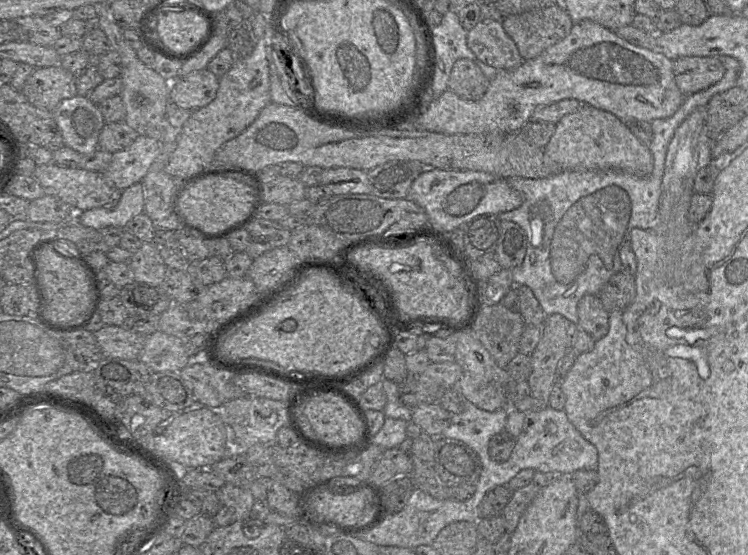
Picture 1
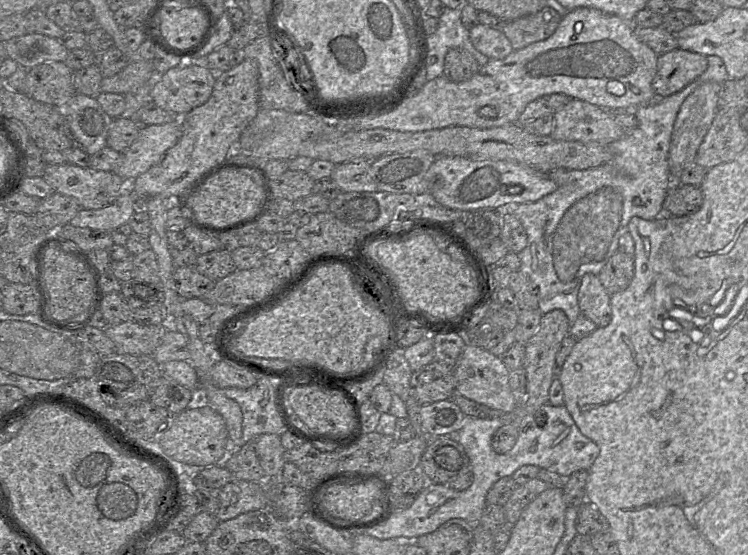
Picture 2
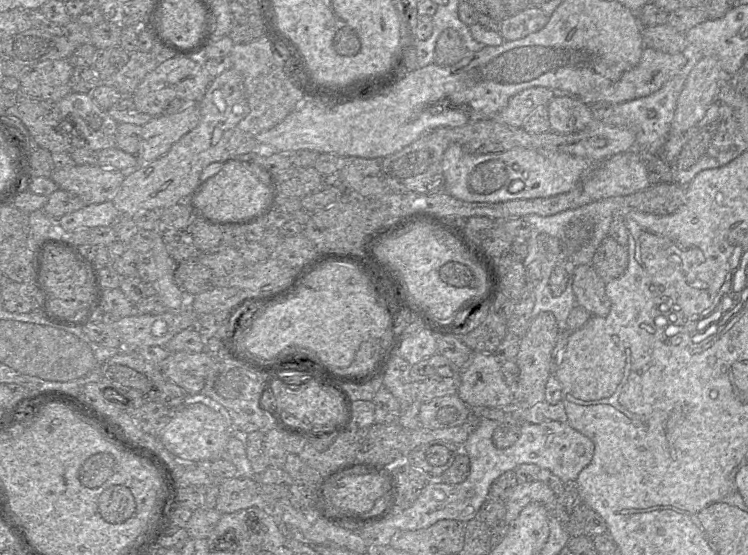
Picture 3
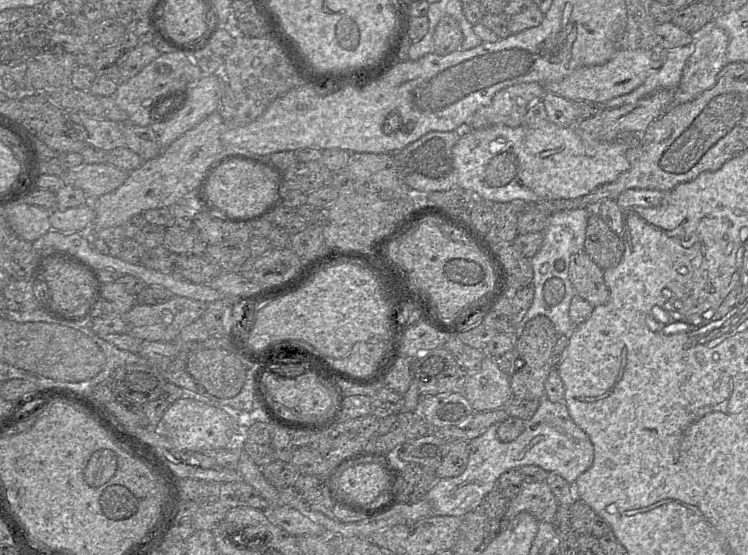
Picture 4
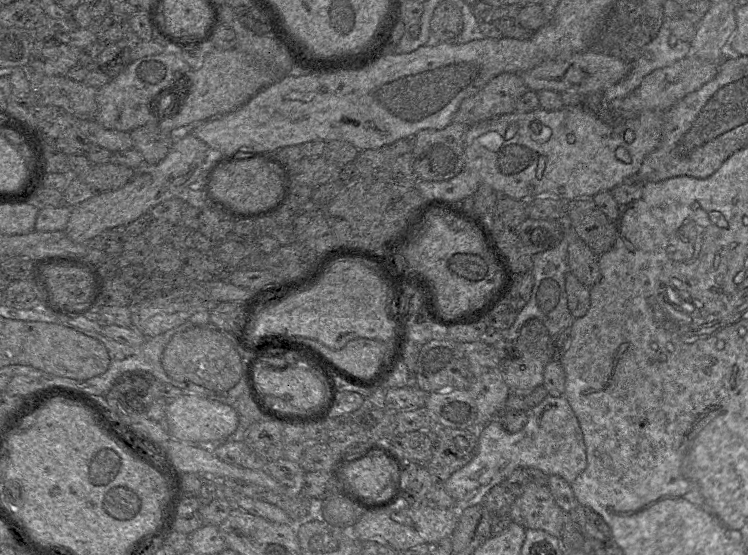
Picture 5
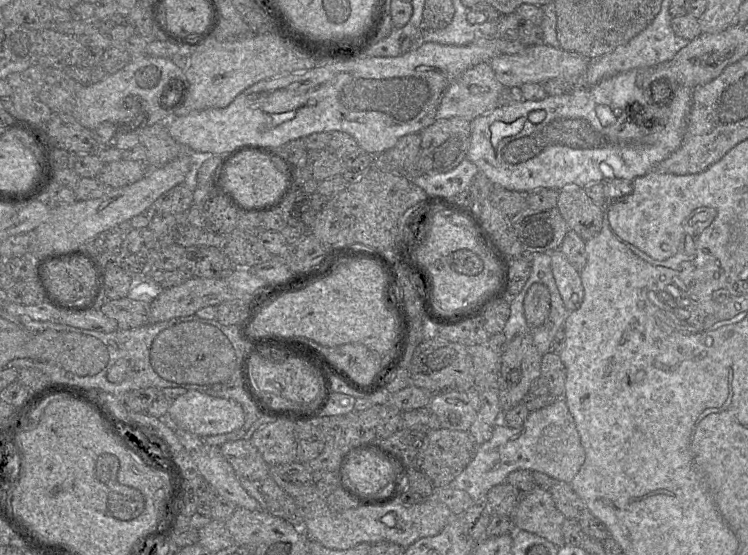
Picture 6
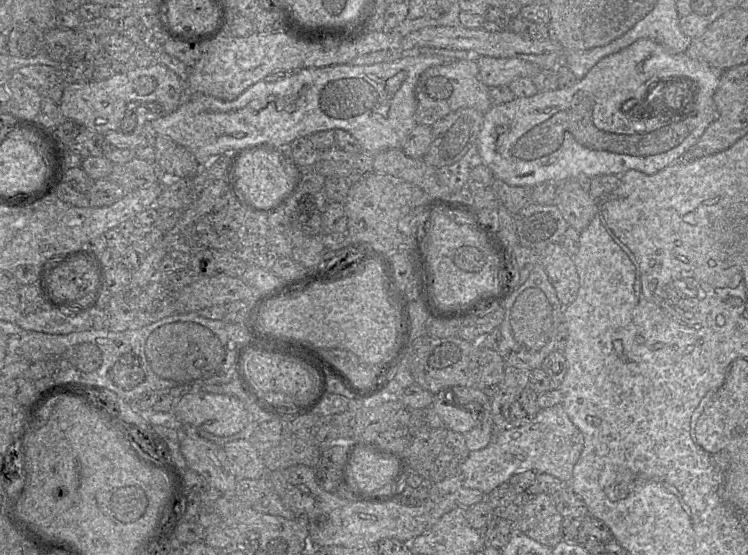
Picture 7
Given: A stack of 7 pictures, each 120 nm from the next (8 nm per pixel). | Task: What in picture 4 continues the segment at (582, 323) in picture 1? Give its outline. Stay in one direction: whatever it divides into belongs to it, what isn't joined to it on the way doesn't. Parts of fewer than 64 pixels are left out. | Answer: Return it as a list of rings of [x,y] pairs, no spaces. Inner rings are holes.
[[[585,251],[572,255],[568,267],[569,279],[576,294],[593,307],[608,301],[609,291],[603,278],[603,270],[590,259]]]

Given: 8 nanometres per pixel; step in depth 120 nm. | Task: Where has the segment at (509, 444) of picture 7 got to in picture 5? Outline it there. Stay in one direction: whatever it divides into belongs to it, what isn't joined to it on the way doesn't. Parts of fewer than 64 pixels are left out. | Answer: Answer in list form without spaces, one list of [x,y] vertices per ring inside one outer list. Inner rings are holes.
[[[548,396],[528,411],[526,425],[517,433],[510,433],[501,421],[490,421],[478,430],[478,450],[473,459],[454,472],[444,483],[443,488],[454,499],[456,510],[483,504],[484,498],[492,487],[502,484],[517,468],[536,468],[547,475],[556,475],[568,483],[575,481],[587,467],[586,447],[583,433],[571,406],[564,396]]]

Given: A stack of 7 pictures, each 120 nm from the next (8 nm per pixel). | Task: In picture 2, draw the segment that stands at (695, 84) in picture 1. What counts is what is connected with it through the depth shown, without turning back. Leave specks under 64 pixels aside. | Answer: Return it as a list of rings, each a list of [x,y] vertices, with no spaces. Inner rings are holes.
[[[675,49],[658,55],[657,73],[652,86],[658,99],[675,94],[695,81],[708,67],[707,57]]]

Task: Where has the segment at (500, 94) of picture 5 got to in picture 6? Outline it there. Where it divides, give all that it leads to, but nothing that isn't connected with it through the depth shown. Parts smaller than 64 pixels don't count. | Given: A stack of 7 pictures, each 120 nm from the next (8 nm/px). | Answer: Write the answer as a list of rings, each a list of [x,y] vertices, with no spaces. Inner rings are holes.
[[[481,62],[464,71],[447,87],[436,112],[436,120],[461,117],[472,122],[499,106],[498,97],[503,87],[489,62]]]

